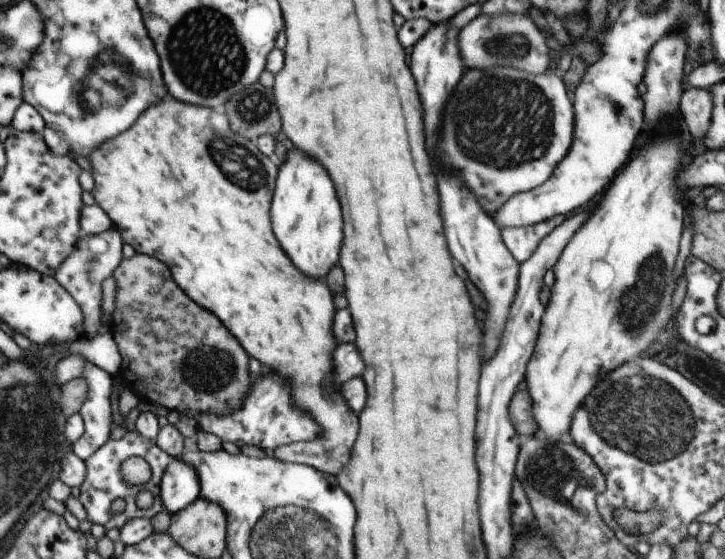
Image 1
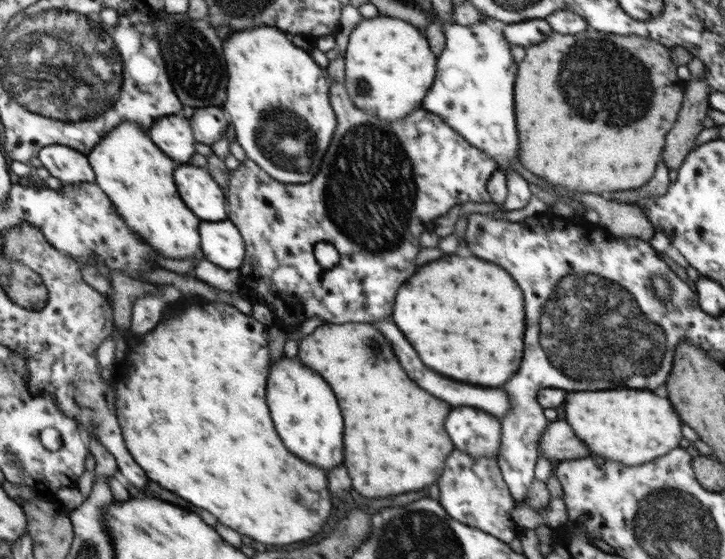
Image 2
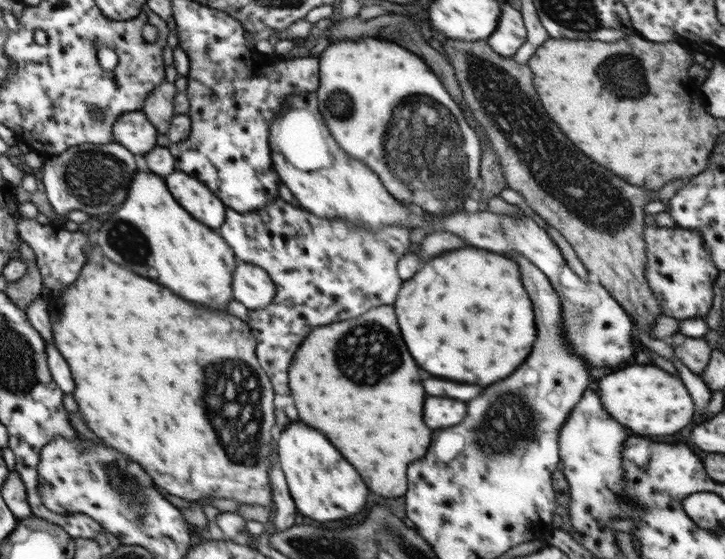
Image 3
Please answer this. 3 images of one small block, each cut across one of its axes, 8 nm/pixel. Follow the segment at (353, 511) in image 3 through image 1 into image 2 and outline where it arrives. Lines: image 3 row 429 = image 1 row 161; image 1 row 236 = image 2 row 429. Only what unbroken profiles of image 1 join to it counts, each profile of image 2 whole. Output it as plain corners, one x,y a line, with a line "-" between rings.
284,354
271,363
267,378
266,400
270,406
276,432
292,454
324,470
330,470
344,460
342,414
336,396
328,386
328,382
324,382
320,374
304,366
297,356
289,358

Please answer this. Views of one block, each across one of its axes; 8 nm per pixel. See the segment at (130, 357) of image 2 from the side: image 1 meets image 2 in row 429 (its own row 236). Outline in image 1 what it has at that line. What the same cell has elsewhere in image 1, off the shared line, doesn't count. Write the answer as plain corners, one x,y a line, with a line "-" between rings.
166,98
160,104
152,104
150,108
146,108
146,112
140,114
140,118
132,124
132,128
118,134
116,138
106,140
102,146
98,146
90,154
89,161
92,165
92,174
95,180
94,188
91,190
92,196
94,196
97,205
107,211
114,227
122,232
124,242
130,244
136,250
136,253
154,256
154,258
162,260
170,269
175,283
198,306
204,307
212,314
215,314
220,322
223,322
224,326
232,332
232,336
236,336
236,340
246,348
246,352
250,356
254,356
256,360
260,360
262,364
266,364
272,370
278,368
278,372
282,372
282,376
290,378
290,384
292,384
292,390
294,390
294,402
298,406
302,406
304,410
310,410
310,414
318,420
318,426
322,430
320,436
306,442
279,446
273,454
276,460
304,464
326,474
336,474
340,470
340,466
344,466
348,462
348,458
350,458
350,450
352,450
352,444
354,444
356,434
358,434
358,418
338,394
332,394
332,386
330,386
330,380
332,380
332,374
330,374
332,350
336,348
336,340
332,338
332,316
334,316
332,294
330,294
324,280
316,282
316,280
304,278
304,274
300,274
292,266
292,262
288,262
288,256
280,250
280,244
276,242
276,238
272,234
272,228
270,228
270,214
268,212
270,212
270,202
272,202
274,194
279,164
277,162
272,164
272,160
268,156
264,156
250,140
246,140
240,134
232,132
226,114
218,114
214,110
192,106
192,104
188,104
188,108
186,108
186,104
182,104
182,102
174,100
174,98
170,98
170,100

